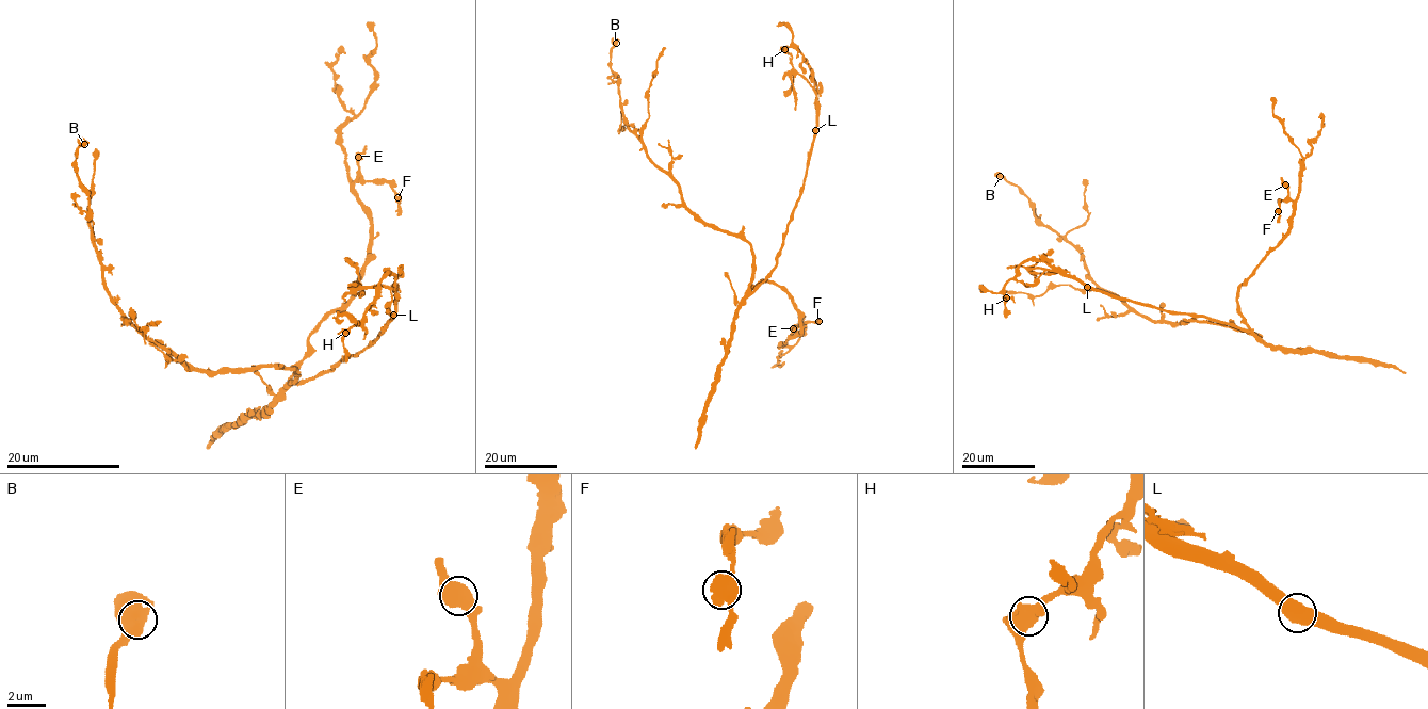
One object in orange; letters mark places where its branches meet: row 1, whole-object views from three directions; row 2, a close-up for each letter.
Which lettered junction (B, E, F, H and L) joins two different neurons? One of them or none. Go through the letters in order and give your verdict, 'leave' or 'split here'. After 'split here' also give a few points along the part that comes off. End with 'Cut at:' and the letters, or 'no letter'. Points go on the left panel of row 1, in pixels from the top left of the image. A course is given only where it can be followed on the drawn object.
B: leave
E: leave
F: leave
H: leave
L: leave
Cut at: no letter

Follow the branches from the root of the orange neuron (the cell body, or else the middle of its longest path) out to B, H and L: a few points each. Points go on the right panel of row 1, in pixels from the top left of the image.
B: (1229, 326), (1194, 320), (1158, 323), (1138, 315), (1103, 290), (1083, 257), (1035, 215), (1017, 186), (1000, 176)
H: (1229, 326), (1112, 297), (1087, 289), (1039, 260), (1027, 259), (1019, 266), (1004, 289), (1006, 297)
L: (1229, 326), (1248, 331), (1204, 317), (1172, 313), (1087, 287)

